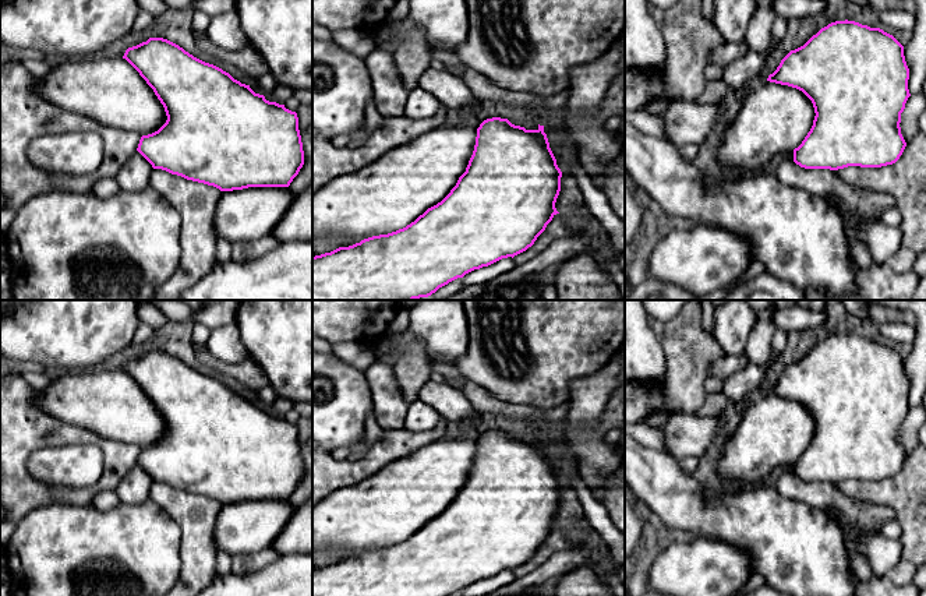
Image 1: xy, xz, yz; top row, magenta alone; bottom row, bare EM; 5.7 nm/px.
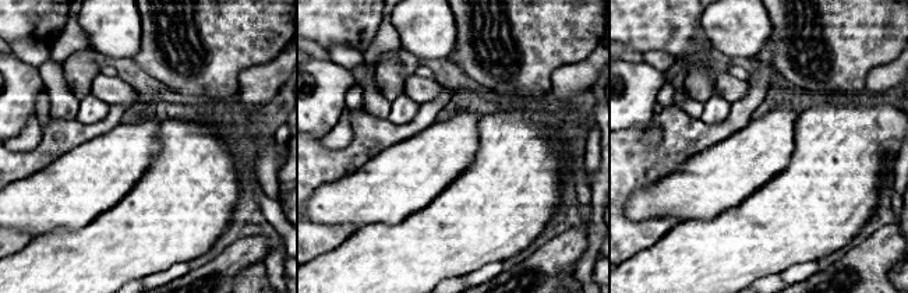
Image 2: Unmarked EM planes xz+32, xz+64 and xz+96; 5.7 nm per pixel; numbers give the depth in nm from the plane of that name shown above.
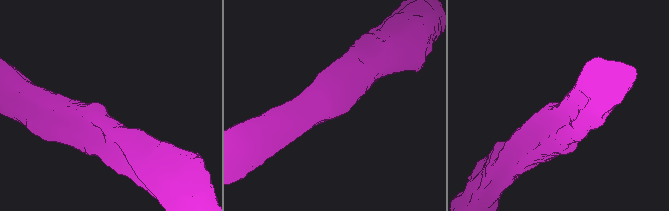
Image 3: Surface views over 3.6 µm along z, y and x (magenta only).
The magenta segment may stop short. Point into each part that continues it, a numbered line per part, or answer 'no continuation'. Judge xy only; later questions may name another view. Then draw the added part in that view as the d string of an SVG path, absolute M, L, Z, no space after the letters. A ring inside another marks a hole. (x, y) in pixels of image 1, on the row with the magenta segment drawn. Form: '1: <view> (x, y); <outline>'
1: xy (110, 91); M123 57L73 59L38 80L43 99L107 127L142 137L167 120L153 89Z

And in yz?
1: yz (774, 119); M766 80L749 92L735 117L724 127L717 163L724 173L735 176L766 170L768 163L802 144L814 116L813 103L802 91Z

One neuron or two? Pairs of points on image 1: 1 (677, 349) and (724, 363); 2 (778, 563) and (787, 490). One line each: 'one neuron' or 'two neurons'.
1: two neurons
2: two neurons

